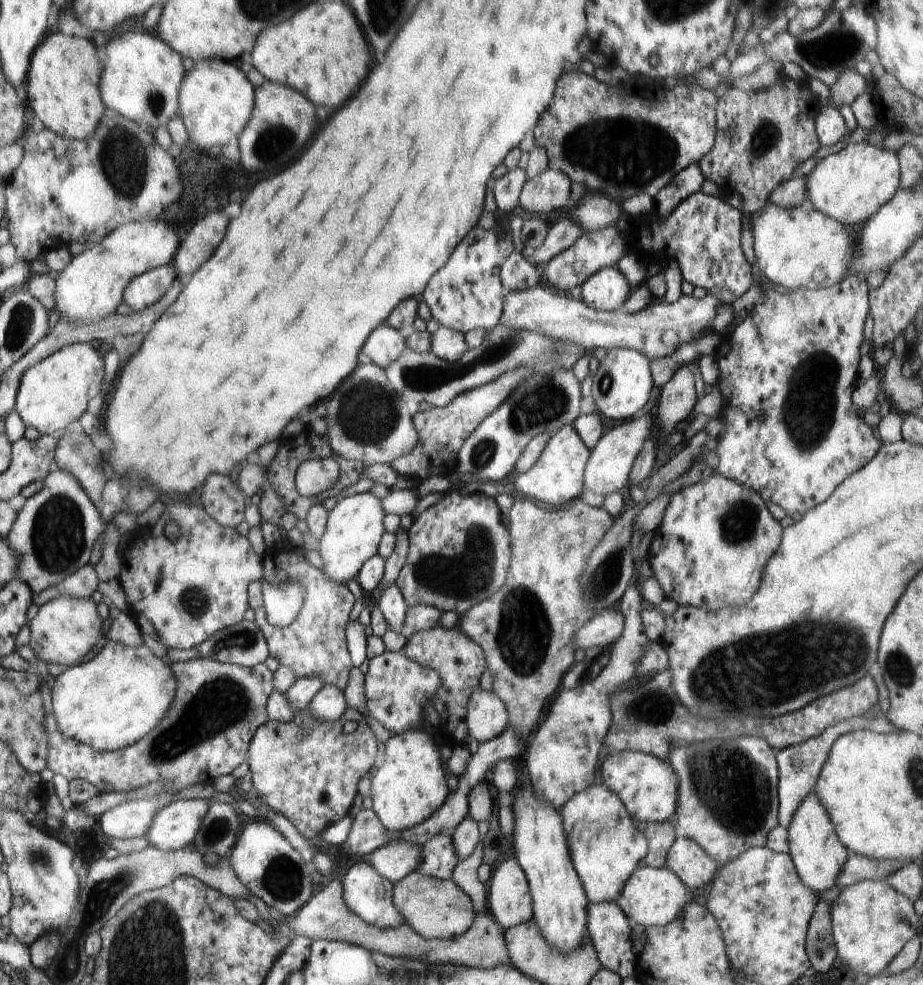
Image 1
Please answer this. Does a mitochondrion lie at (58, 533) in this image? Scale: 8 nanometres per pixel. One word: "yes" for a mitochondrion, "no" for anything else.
yes

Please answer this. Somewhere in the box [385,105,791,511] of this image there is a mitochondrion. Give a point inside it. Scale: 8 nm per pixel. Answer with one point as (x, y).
(632, 153)

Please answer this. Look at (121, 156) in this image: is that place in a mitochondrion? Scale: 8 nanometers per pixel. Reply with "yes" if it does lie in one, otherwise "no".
yes

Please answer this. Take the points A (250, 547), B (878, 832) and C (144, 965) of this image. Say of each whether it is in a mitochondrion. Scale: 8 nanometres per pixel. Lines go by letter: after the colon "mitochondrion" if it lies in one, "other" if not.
A: other
B: other
C: mitochondrion

